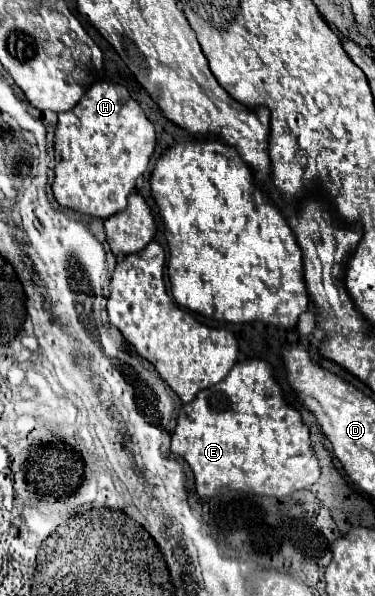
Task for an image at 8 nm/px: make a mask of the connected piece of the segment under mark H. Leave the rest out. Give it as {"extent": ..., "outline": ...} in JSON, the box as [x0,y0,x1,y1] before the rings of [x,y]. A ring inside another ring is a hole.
{"extent":[52,83,156,219],"outline":[[[94,83],[86,91],[86,95],[66,113],[58,113],[56,125],[56,179],[52,183],[52,191],[56,201],[62,207],[88,213],[100,219],[106,219],[126,207],[128,195],[136,185],[136,179],[148,169],[150,157],[156,147],[154,125],[146,119],[140,105],[130,97],[128,89],[114,83]]]}

